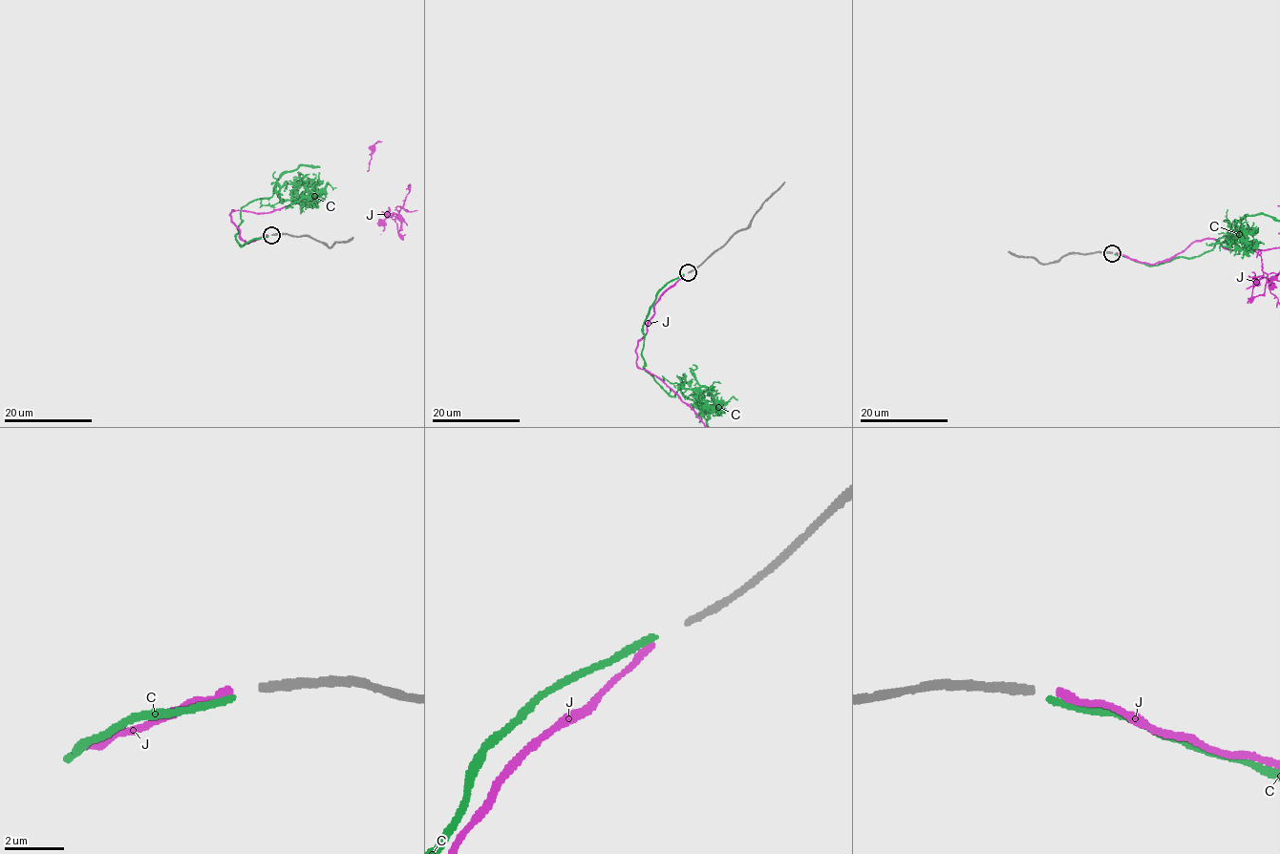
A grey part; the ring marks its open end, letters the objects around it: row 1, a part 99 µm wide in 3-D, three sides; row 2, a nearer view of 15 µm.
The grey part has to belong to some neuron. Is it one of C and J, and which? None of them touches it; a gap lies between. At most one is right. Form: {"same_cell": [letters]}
{"same_cell": []}

